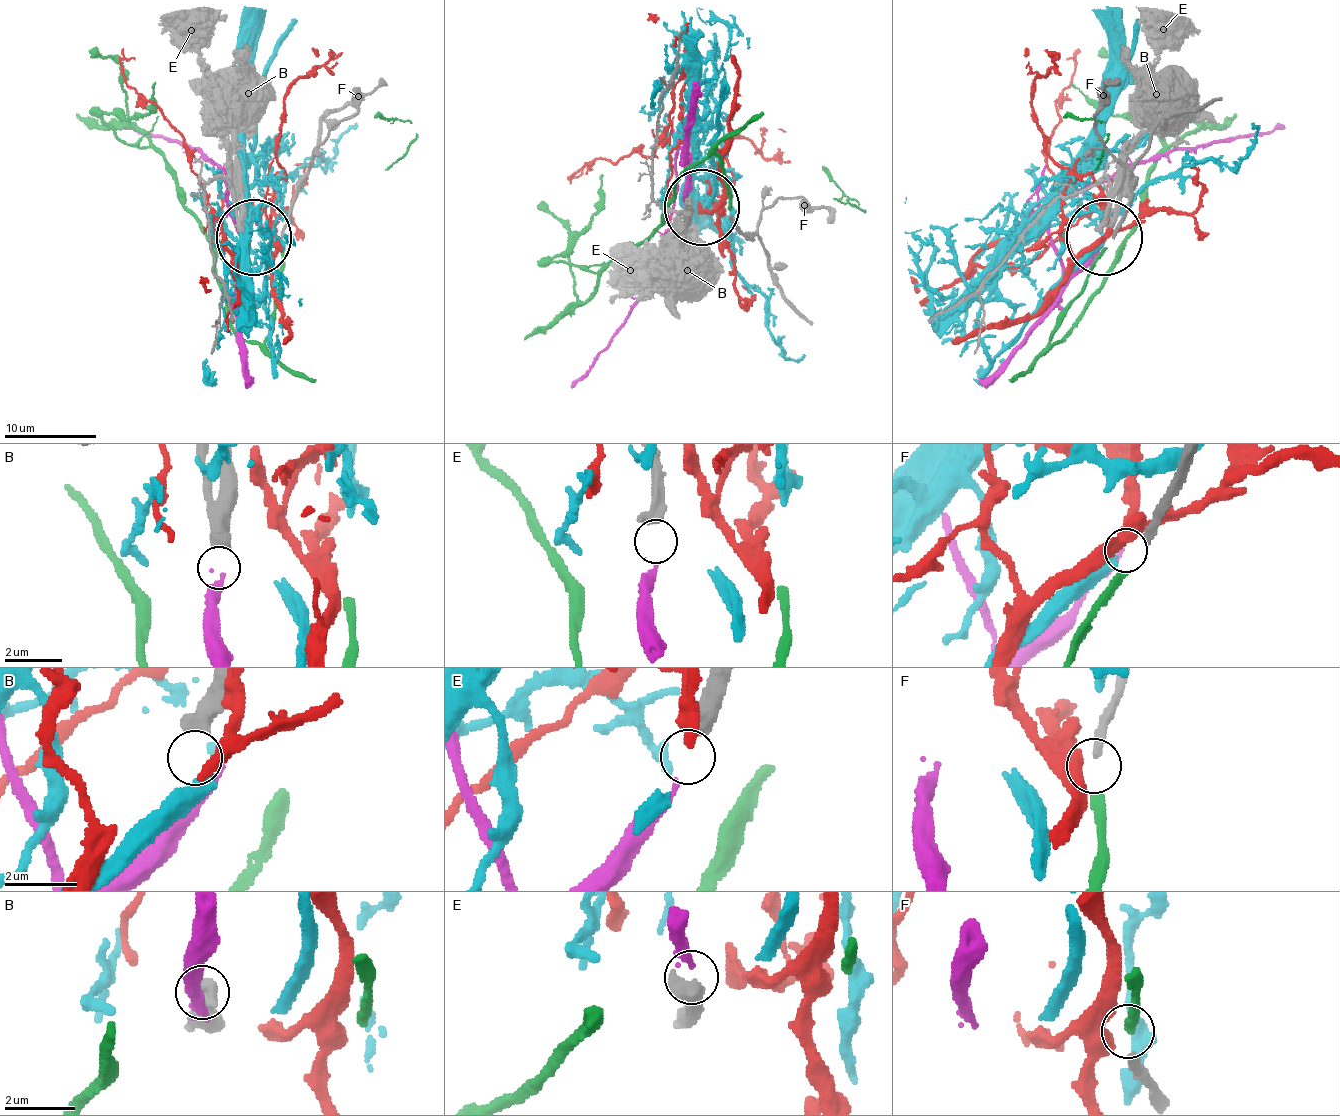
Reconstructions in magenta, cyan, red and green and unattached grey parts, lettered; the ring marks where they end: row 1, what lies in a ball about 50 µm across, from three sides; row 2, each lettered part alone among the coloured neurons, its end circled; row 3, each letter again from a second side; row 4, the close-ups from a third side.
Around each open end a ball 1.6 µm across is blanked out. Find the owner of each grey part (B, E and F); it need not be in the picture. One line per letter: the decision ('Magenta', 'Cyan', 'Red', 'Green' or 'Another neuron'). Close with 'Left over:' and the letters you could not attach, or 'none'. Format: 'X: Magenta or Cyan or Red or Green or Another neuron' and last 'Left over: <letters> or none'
B: Another neuron
E: Magenta
F: Green
Left over: B

